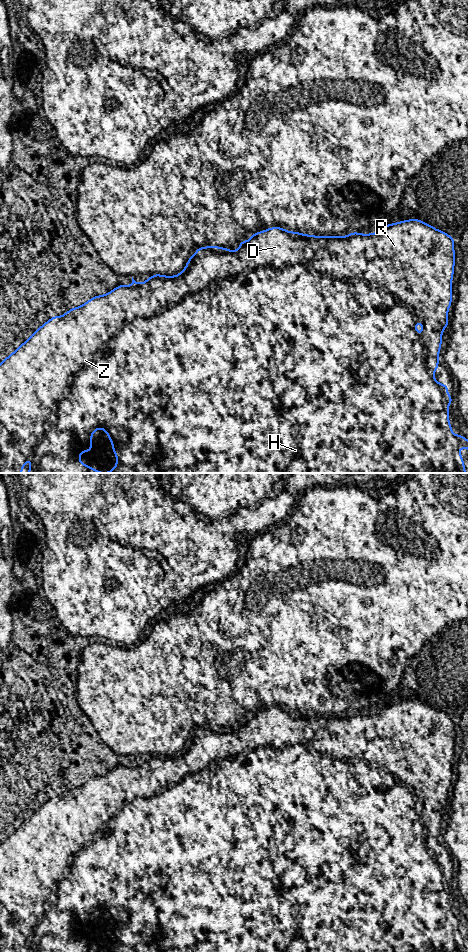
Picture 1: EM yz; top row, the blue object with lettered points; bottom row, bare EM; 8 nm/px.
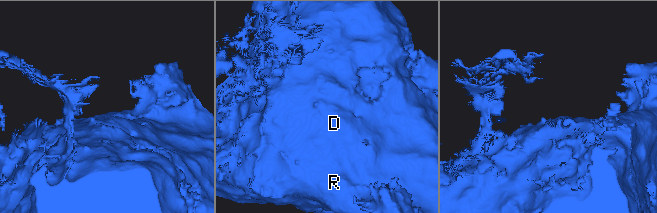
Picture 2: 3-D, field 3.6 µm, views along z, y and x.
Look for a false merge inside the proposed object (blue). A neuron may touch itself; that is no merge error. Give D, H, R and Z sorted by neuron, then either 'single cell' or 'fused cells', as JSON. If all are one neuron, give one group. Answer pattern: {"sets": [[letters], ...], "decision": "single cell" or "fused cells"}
{"sets": [["D", "H", "R", "Z"]], "decision": "single cell"}

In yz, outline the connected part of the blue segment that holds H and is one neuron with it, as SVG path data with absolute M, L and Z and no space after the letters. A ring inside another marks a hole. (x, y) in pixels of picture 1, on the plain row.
M417 698L385 705L377 713L352 712L342 717L306 715L271 707L253 713L249 721L242 720L236 731L219 726L197 728L185 749L176 756L155 754L141 764L132 757L130 766L120 764L105 775L94 776L82 786L71 788L63 796L53 796L0 843L0 952L21 952L30 936L32 943L28 952L98 952L80 942L82 932L92 931L92 914L98 908L108 914L112 931L116 934L116 946L110 952L466 952L459 927L468 930L468 920L461 914L453 914L447 889L453 878L448 875L448 864L439 864L433 855L440 845L438 836L442 813L450 803L448 790L452 783L455 722L446 712ZM417 801L423 805L420 815L416 813Z

